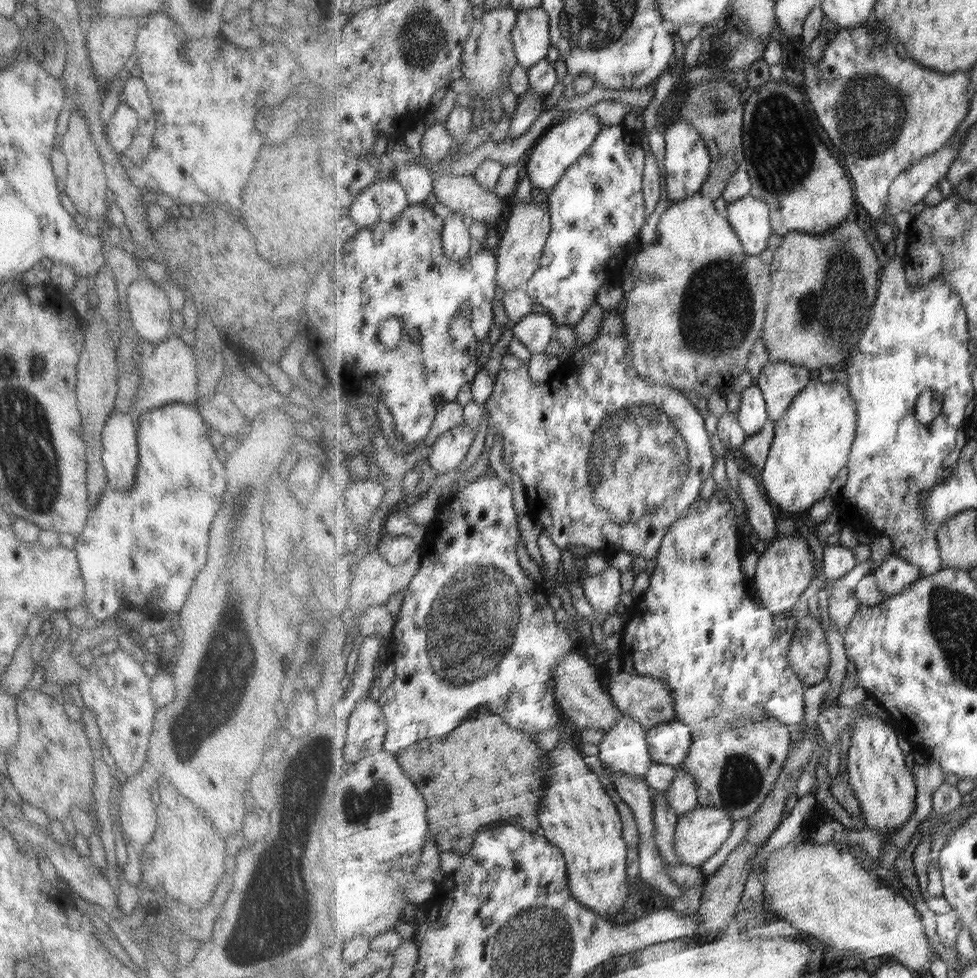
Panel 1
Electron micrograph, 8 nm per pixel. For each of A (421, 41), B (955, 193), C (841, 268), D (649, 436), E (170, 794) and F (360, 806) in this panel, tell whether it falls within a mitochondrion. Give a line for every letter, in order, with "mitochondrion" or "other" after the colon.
A: mitochondrion
B: other
C: mitochondrion
D: mitochondrion
E: other
F: mitochondrion

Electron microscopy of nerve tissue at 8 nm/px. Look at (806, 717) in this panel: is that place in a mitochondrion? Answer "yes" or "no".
no

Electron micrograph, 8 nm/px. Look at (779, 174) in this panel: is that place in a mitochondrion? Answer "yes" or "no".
yes

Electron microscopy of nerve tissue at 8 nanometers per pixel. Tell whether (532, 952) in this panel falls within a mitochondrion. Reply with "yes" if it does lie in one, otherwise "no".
yes

